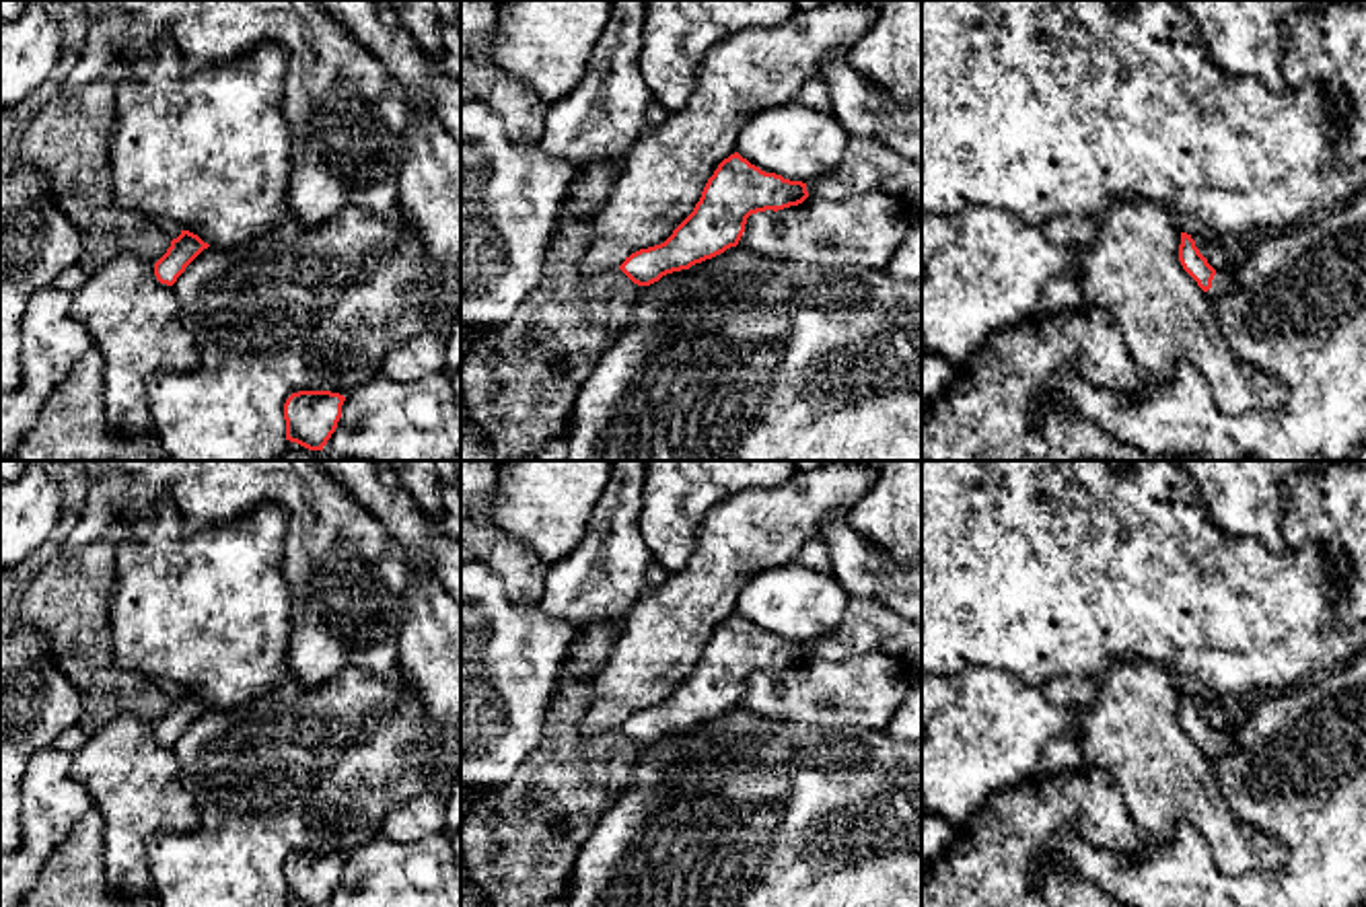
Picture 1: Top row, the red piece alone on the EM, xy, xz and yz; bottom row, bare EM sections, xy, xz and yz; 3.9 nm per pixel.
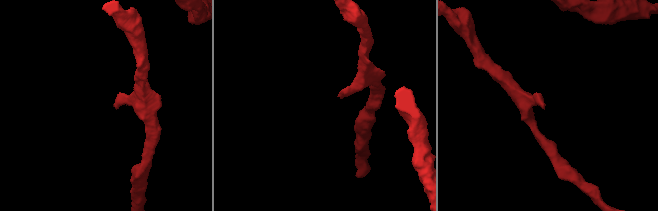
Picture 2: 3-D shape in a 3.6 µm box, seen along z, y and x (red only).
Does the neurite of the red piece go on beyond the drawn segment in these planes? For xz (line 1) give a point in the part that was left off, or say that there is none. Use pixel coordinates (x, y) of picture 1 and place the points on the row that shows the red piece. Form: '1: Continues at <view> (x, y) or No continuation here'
1: No continuation here

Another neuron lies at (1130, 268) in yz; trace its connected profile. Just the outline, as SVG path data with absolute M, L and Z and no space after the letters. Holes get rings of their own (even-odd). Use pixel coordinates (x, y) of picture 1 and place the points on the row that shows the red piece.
M1121 197L1094 220L1097 237L1074 247L1082 304L1113 315L1146 378L1169 380L1175 366L1187 360L1208 380L1218 409L1226 415L1280 409L1286 403L1288 391L1278 378L1238 360L1230 350L1210 296L1179 261L1181 230L1166 208L1144 197Z

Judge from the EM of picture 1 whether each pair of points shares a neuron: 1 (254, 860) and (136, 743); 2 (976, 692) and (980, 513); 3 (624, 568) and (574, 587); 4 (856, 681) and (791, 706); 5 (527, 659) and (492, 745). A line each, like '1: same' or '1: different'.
1: different
2: different
3: same
4: same
5: same

